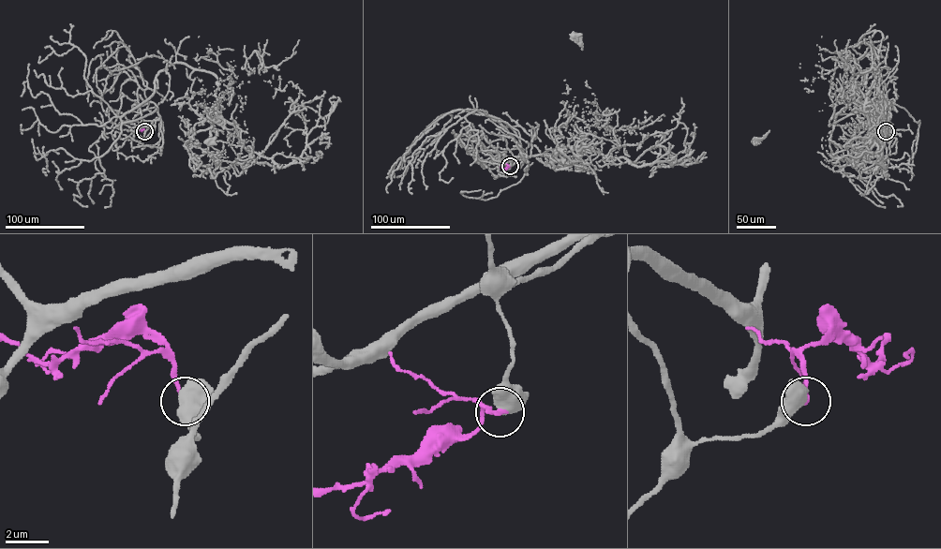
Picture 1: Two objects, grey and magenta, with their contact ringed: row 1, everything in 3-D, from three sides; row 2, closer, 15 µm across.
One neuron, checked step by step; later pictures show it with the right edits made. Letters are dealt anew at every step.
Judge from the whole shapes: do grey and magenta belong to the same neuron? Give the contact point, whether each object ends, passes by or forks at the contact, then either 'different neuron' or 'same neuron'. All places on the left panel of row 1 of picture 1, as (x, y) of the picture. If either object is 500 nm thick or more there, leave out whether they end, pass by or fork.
at (144, 131); different neuron

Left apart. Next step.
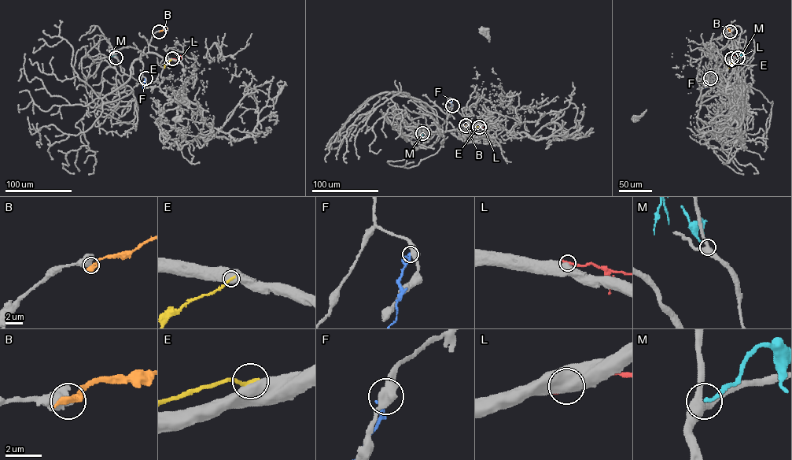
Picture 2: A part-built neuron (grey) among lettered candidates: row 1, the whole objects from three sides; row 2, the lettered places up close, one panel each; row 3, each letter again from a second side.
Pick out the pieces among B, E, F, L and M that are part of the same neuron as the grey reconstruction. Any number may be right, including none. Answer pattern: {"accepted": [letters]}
{"accepted": []}

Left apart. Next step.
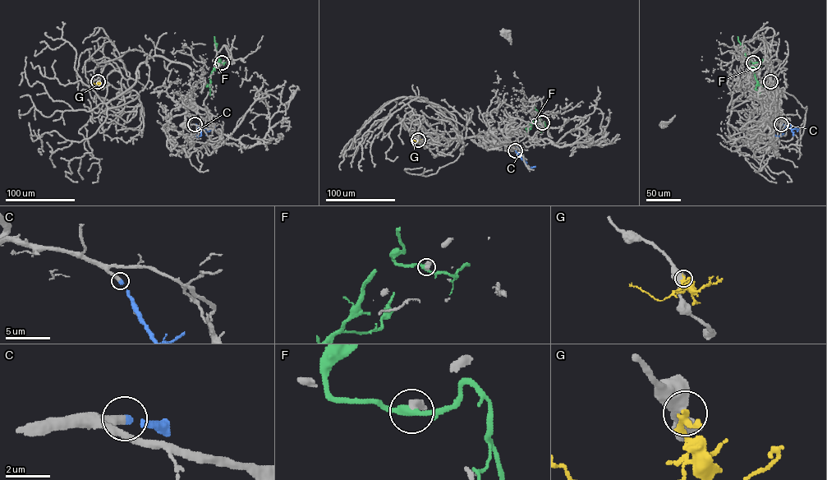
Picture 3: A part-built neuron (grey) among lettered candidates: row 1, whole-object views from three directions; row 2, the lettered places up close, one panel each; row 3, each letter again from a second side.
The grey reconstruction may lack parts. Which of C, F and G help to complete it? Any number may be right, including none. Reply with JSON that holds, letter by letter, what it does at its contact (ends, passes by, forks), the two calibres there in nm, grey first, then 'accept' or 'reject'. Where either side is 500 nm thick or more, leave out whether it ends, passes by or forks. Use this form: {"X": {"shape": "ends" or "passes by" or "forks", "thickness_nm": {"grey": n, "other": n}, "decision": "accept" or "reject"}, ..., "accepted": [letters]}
{"C": {"shape": "ends", "thickness_nm": {"grey": 360, "other": 280}, "decision": "accept"}, "F": {"shape": "passes by", "thickness_nm": {"grey": 420, "other": 320}, "decision": "reject"}, "G": {"shape": "ends", "thickness_nm": {"grey": 440, "other": 320}, "decision": "reject"}, "accepted": ["C"]}

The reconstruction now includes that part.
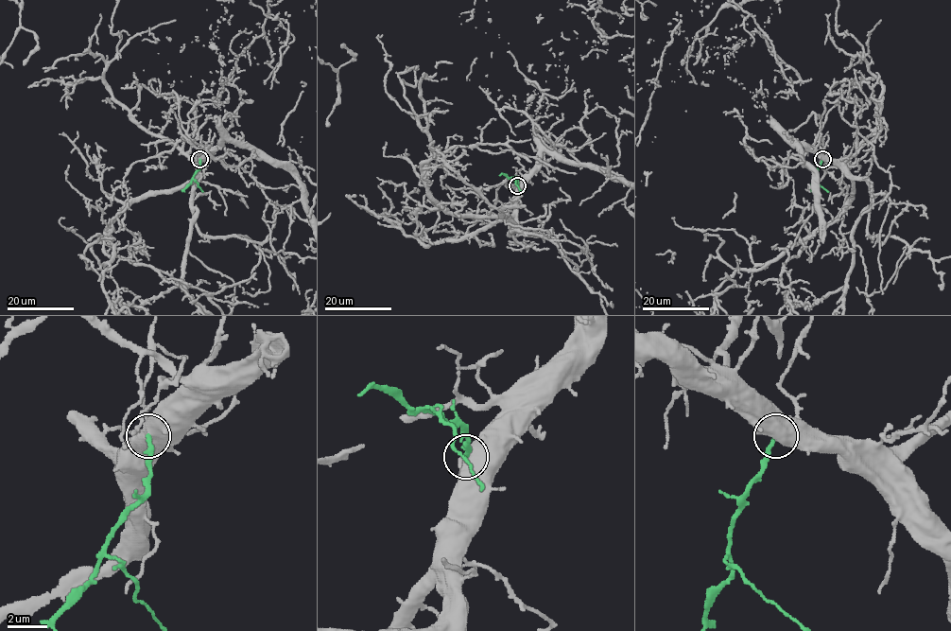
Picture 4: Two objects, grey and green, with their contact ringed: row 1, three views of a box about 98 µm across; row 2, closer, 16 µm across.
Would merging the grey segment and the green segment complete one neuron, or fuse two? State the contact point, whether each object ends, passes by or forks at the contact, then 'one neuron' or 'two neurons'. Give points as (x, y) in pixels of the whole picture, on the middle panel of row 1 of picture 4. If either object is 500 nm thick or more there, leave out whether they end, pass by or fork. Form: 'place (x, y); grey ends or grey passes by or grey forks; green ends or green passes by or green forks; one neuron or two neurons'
place (517, 185); one neuron

